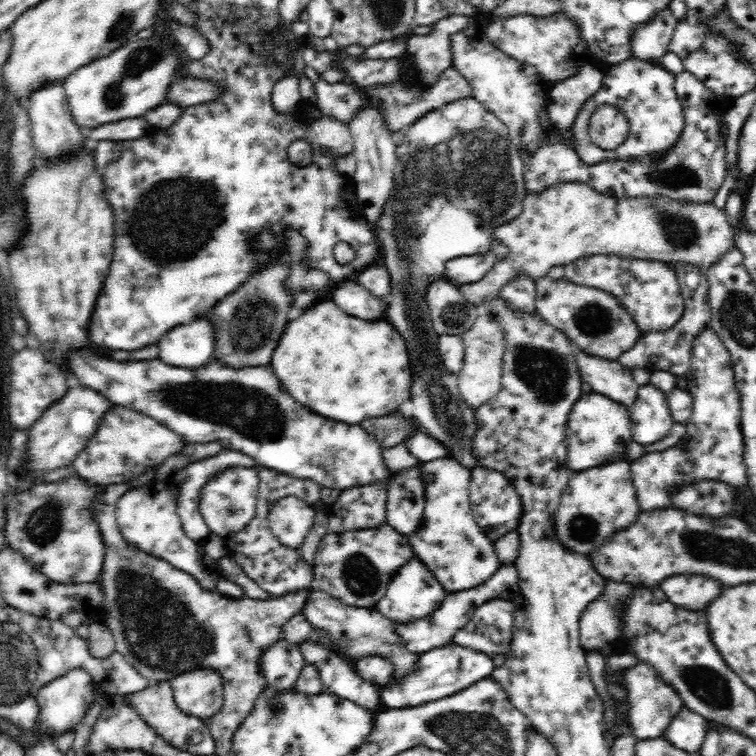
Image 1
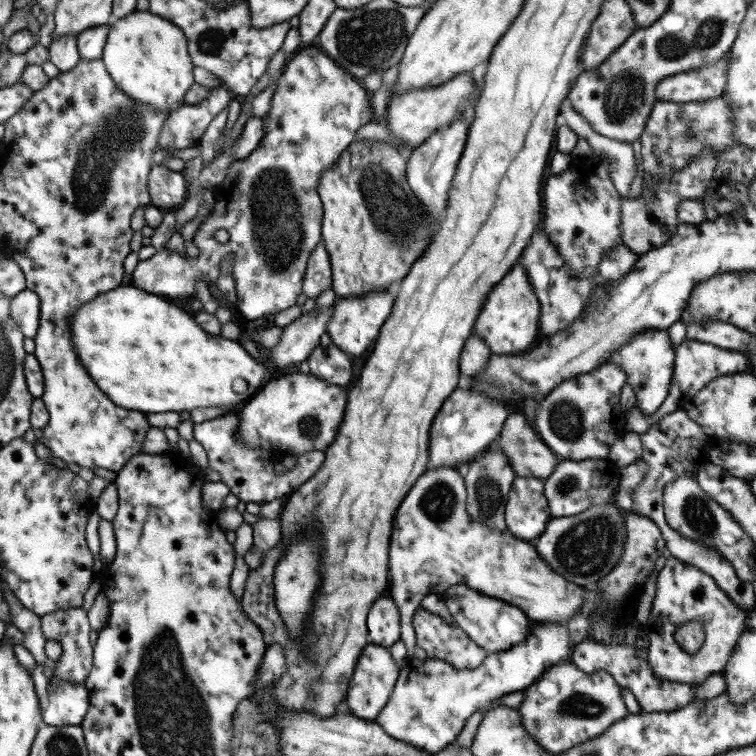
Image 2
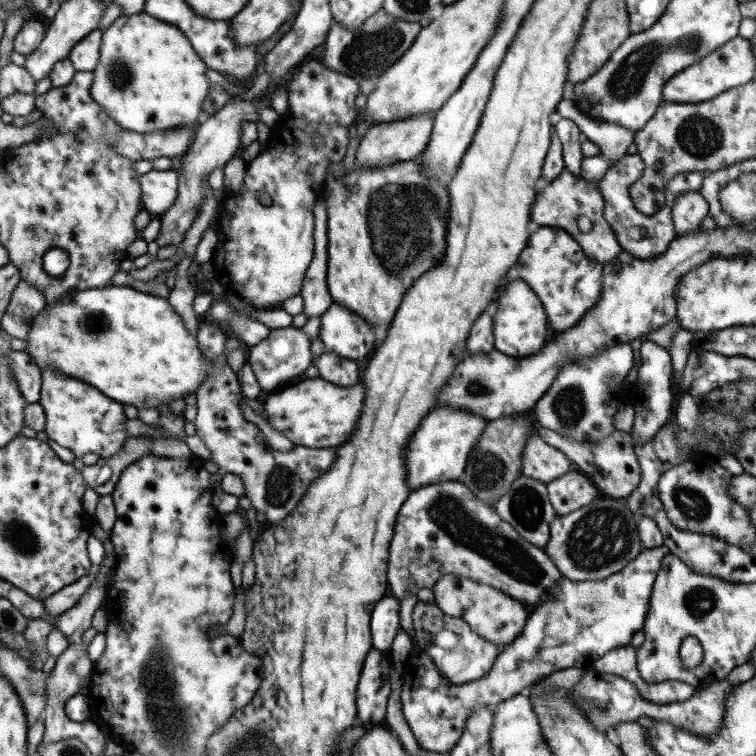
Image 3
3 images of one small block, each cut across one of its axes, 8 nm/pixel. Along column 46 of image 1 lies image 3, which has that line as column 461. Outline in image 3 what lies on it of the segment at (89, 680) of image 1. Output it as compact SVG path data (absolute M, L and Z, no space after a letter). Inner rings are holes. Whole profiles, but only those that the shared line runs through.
M665 545L642 550L630 560L619 572L615 572L601 580L572 581L562 577L560 587L553 600L544 600L527 615L522 631L495 657L492 667L479 680L452 685L436 670L429 656L421 654L415 658L415 674L409 682L402 683L400 688L400 704L403 719L413 735L416 743L434 753L448 753L459 741L465 720L471 711L483 707L493 707L512 696L524 693L527 688L538 682L542 676L552 672L577 667L587 669L591 662L601 658L611 649L625 646L633 633L641 632L643 621L648 611L650 592L656 577L661 559L668 553Z

